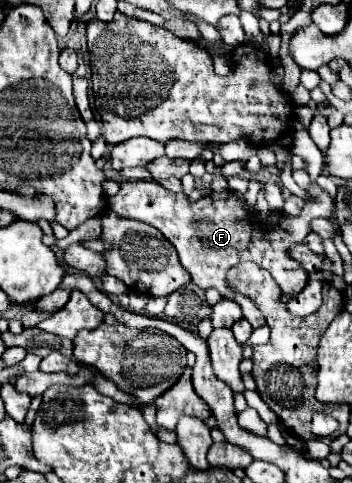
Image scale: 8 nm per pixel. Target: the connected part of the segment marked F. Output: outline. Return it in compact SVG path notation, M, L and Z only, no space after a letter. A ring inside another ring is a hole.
M133 181L133 183L121 183L121 189L117 195L109 197L109 207L119 217L127 219L139 219L153 227L157 227L177 249L181 265L191 273L191 279L201 289L217 289L221 297L231 299L239 303L243 309L243 319L251 323L251 327L265 325L265 319L257 311L256 305L241 293L231 291L225 285L227 271L241 263L241 259L257 263L261 269L267 269L271 277L281 287L281 293L287 297L295 297L303 291L307 285L307 273L305 269L289 257L289 249L297 243L303 243L305 235L311 231L309 223L315 217L329 217L333 209L331 197L313 183L309 187L311 201L305 203L299 217L285 217L283 213L271 213L269 223L261 225L259 217L255 219L253 213L249 213L245 207L235 205L235 195L231 191L215 193L201 197L197 203L189 203L189 199L183 193L167 193L163 187L159 187L153 181Z

